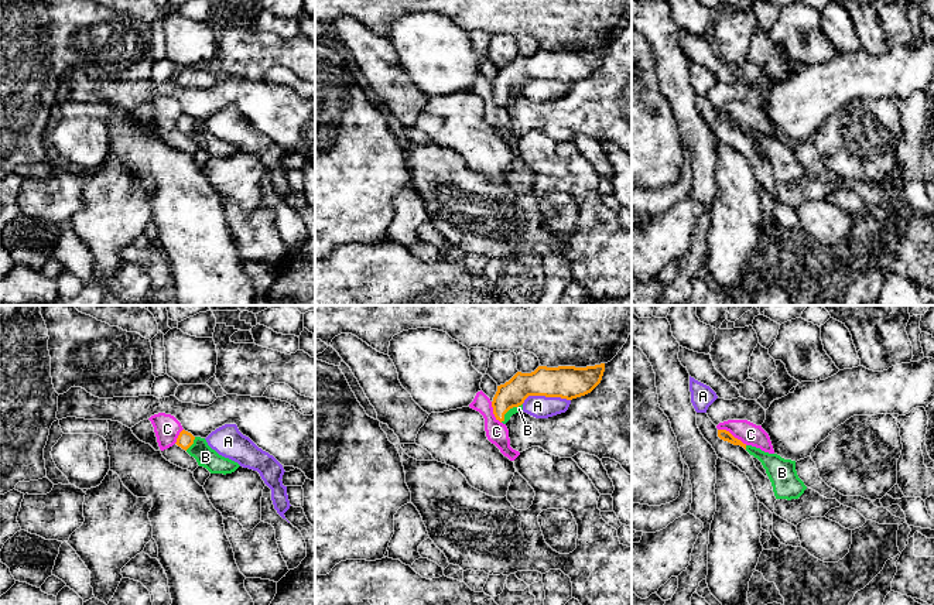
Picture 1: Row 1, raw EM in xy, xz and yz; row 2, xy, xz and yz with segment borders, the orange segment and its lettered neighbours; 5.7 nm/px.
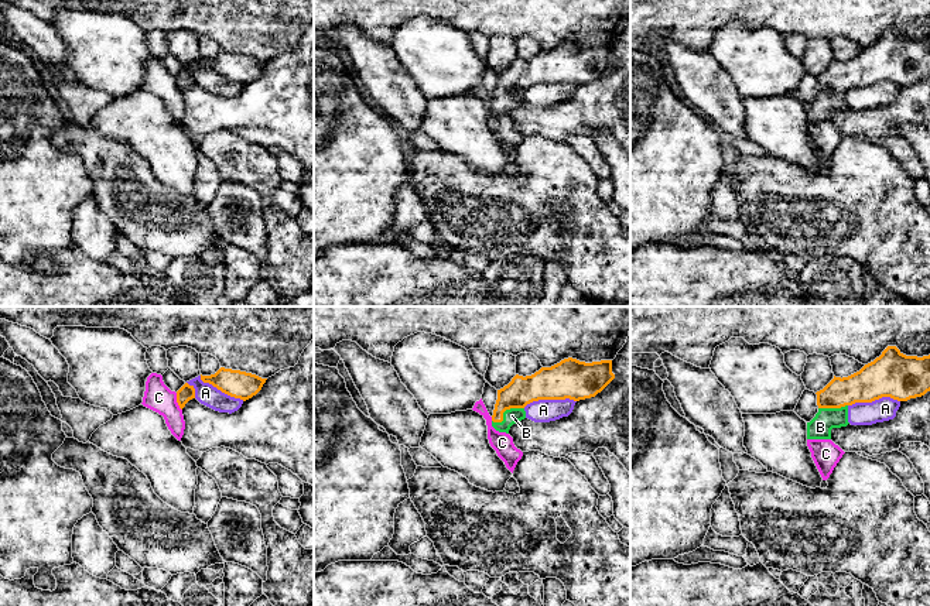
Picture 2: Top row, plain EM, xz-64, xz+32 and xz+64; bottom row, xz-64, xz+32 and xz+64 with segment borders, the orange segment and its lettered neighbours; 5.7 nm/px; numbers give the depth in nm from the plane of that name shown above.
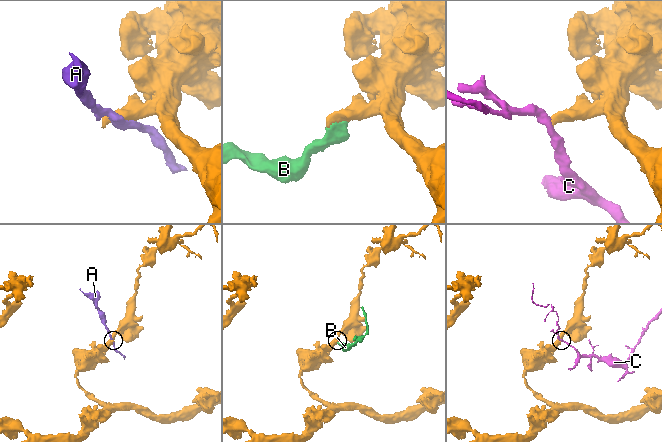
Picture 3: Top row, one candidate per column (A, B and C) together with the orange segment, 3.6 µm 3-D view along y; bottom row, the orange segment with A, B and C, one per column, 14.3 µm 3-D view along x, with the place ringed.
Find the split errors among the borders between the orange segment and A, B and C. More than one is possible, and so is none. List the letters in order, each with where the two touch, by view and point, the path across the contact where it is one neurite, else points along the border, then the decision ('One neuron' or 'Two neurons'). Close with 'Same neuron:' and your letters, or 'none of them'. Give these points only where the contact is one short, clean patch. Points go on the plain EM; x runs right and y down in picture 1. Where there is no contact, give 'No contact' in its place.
A: Touches orange at xz (546, 79). Two neurons
B: Touches orange at xz (509, 92). Path across: xz (541, 65), (530, 67), (509, 92), (519, 92). One neuron
C: Touches orange at yz (731, 118). Boundary: yz (718, 112), (728, 113), (746, 127). Two neurons
Same neuron: B

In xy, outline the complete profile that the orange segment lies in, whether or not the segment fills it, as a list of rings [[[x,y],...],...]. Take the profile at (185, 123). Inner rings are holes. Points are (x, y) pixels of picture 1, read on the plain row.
[[[182,113],[175,126],[194,140],[199,150],[206,151],[211,157],[232,157],[240,148],[229,141],[219,139],[212,133],[205,122],[194,120],[191,116]]]

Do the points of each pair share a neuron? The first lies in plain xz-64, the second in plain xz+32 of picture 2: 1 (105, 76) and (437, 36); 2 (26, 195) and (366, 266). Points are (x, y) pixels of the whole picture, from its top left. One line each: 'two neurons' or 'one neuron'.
1: one neuron
2: two neurons

